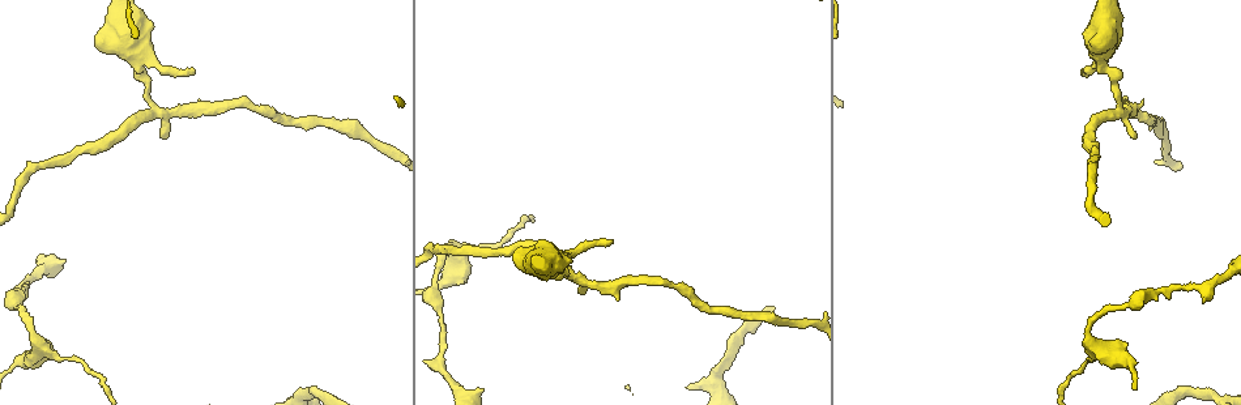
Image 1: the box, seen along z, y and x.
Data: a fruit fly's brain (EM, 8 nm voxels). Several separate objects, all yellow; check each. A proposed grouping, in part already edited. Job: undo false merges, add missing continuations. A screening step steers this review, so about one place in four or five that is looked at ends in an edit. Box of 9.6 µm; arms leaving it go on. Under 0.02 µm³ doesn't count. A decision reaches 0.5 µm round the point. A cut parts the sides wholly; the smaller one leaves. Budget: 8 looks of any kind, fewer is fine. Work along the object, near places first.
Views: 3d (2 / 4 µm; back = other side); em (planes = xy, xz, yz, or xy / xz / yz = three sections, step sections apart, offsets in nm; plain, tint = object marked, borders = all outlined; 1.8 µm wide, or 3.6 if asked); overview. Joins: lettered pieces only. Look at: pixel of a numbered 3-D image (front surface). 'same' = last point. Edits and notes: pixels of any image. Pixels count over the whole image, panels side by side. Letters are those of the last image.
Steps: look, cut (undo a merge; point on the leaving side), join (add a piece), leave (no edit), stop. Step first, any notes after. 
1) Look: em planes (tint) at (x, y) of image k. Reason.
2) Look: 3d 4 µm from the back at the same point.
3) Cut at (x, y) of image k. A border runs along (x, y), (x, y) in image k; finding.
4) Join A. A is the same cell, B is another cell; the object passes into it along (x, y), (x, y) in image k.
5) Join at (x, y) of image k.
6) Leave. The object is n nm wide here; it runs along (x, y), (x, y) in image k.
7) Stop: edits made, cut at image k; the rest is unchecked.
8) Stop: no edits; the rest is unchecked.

Look: 3d 2 µm at (1167, 286) of image 1. Calibre changes.

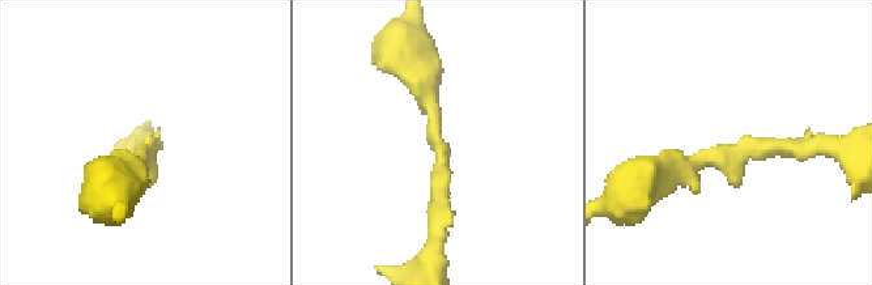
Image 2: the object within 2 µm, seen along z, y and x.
Look: em xy step 16 (tint) at (739, 148) of image 2. The arms are 220, 300 nm wide.

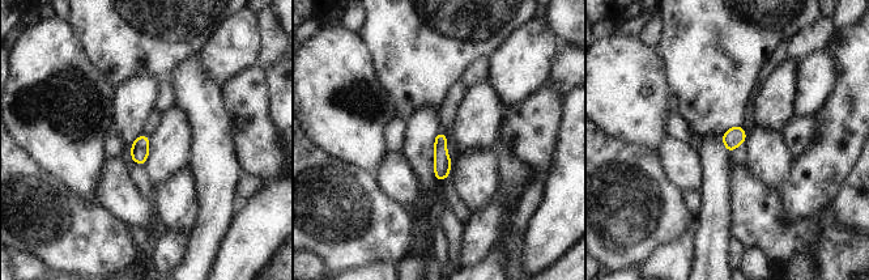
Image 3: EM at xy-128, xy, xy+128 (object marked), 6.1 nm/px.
Look: em planes (borders) at the same point.

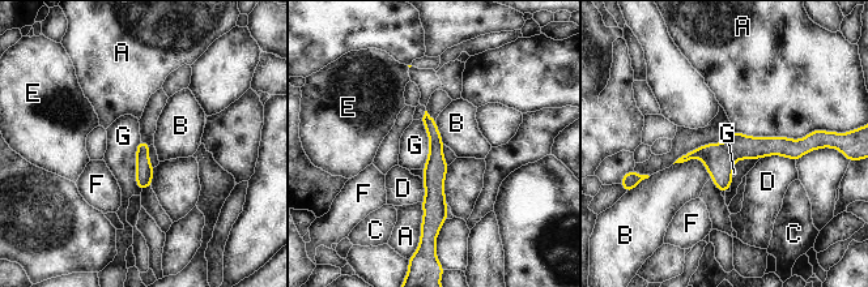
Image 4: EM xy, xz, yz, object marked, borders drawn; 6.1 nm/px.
Leave. The object is 110 nm wide here; A, B, C, D, E, F and G are other cells; it runs along (805, 141), (688, 157) in image 4; all the same neuron.

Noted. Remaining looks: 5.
Look: em xy step 16 (plain) at (1118, 109) of image 1. Thin neck.

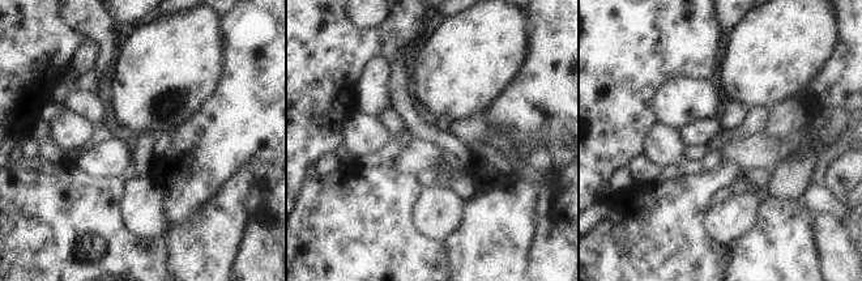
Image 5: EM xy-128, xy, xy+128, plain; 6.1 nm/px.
Look: em xy step 16 (tint) at the same point.

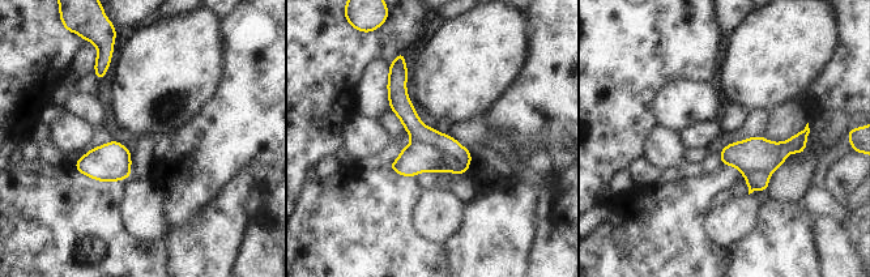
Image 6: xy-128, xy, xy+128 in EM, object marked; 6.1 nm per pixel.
Look: em xy step 16 (borders) at the same point. What lies round it.

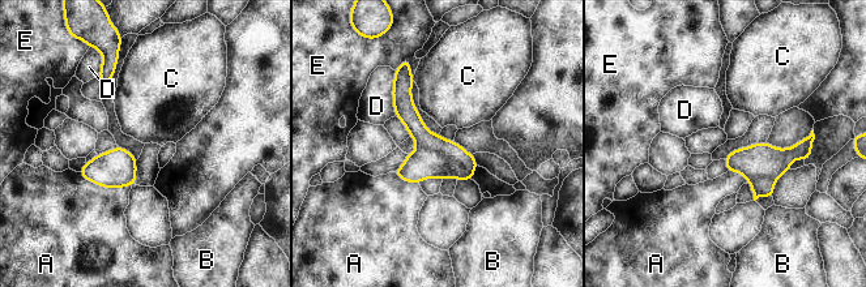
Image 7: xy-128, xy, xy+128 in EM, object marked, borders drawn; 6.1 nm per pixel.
Cut at (422, 163) of image 7. The object is 110 nm wide here; A, B, C, D and E are other cells; a border runs along (417, 145), (435, 150), (448, 175) in image 7; a second neuron is stuck on.

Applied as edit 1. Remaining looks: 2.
Stop: edits made, cut at image 7; the rest is unchecked.

